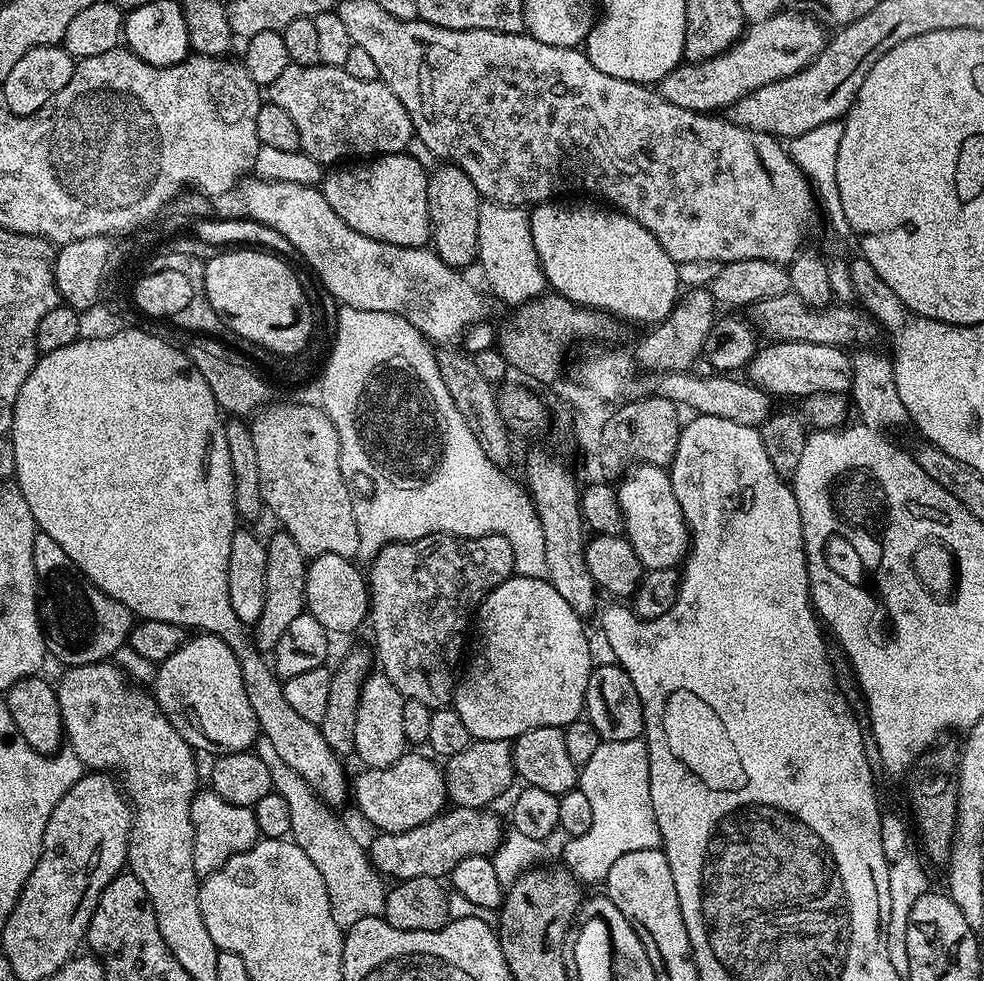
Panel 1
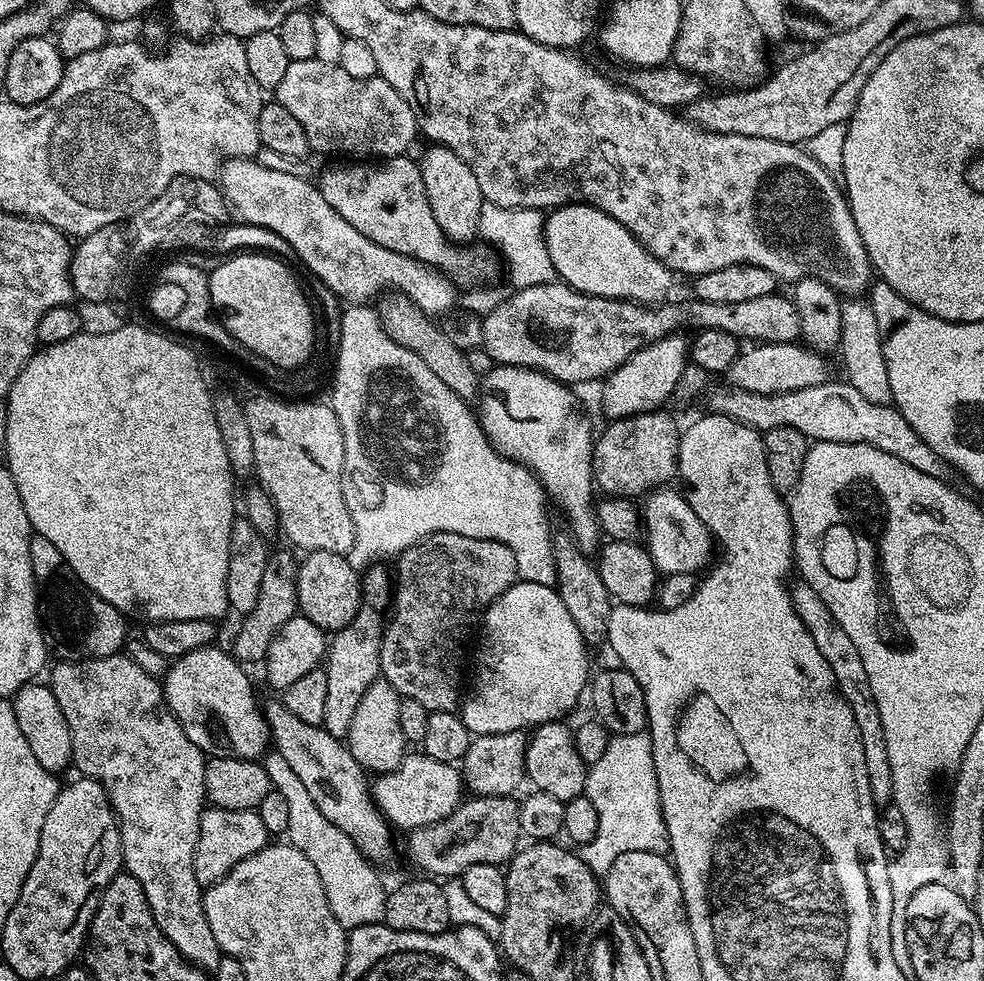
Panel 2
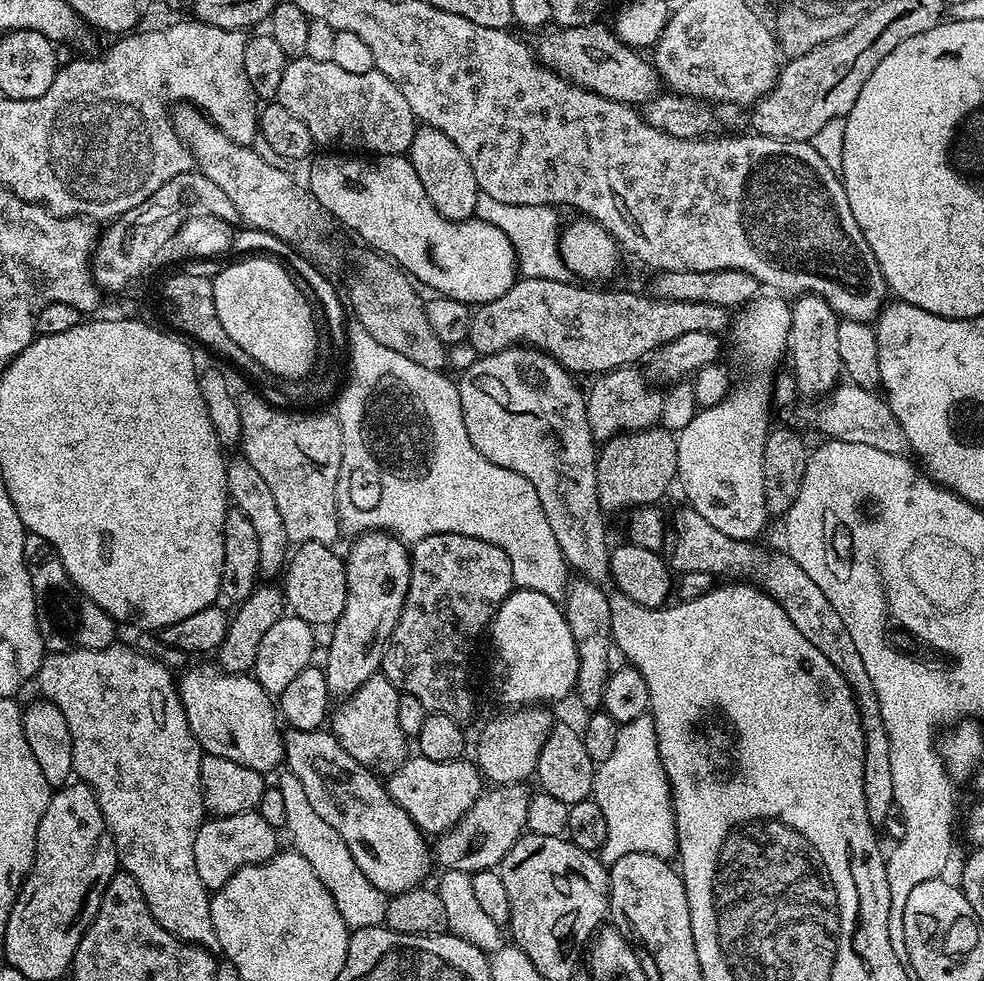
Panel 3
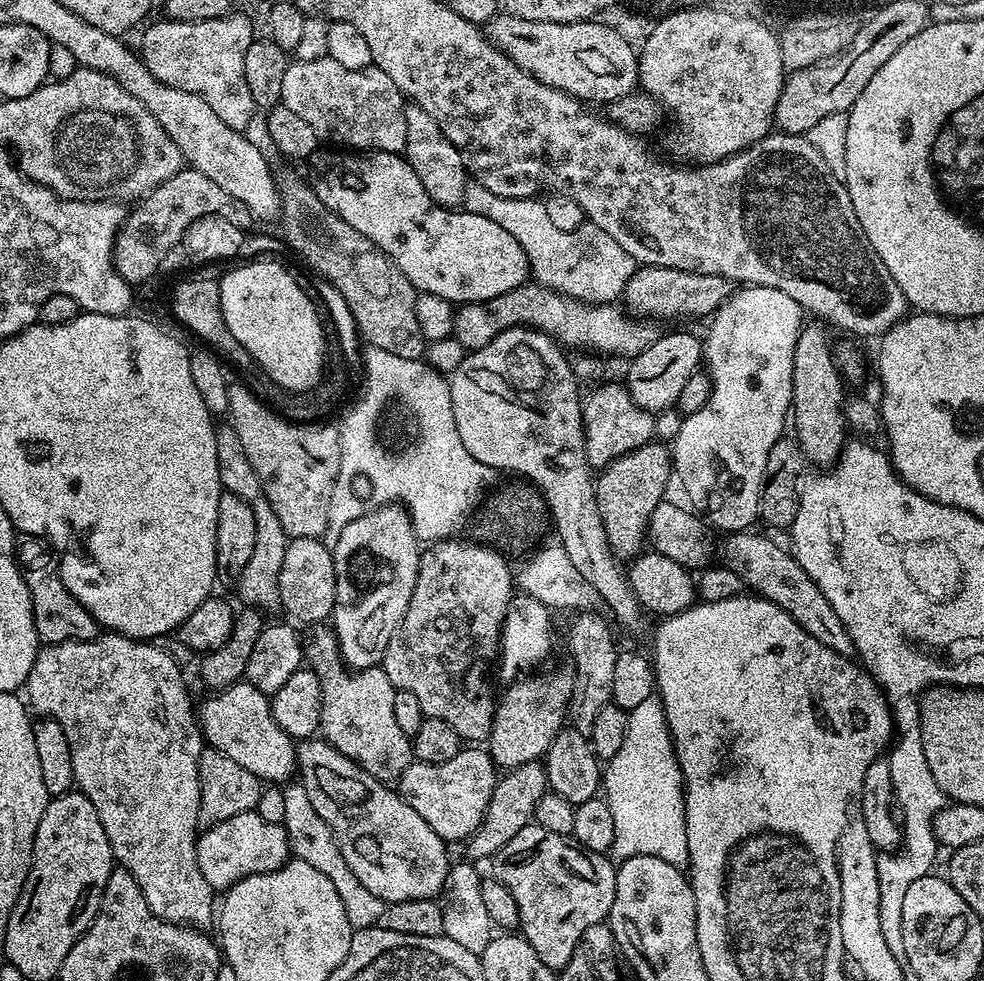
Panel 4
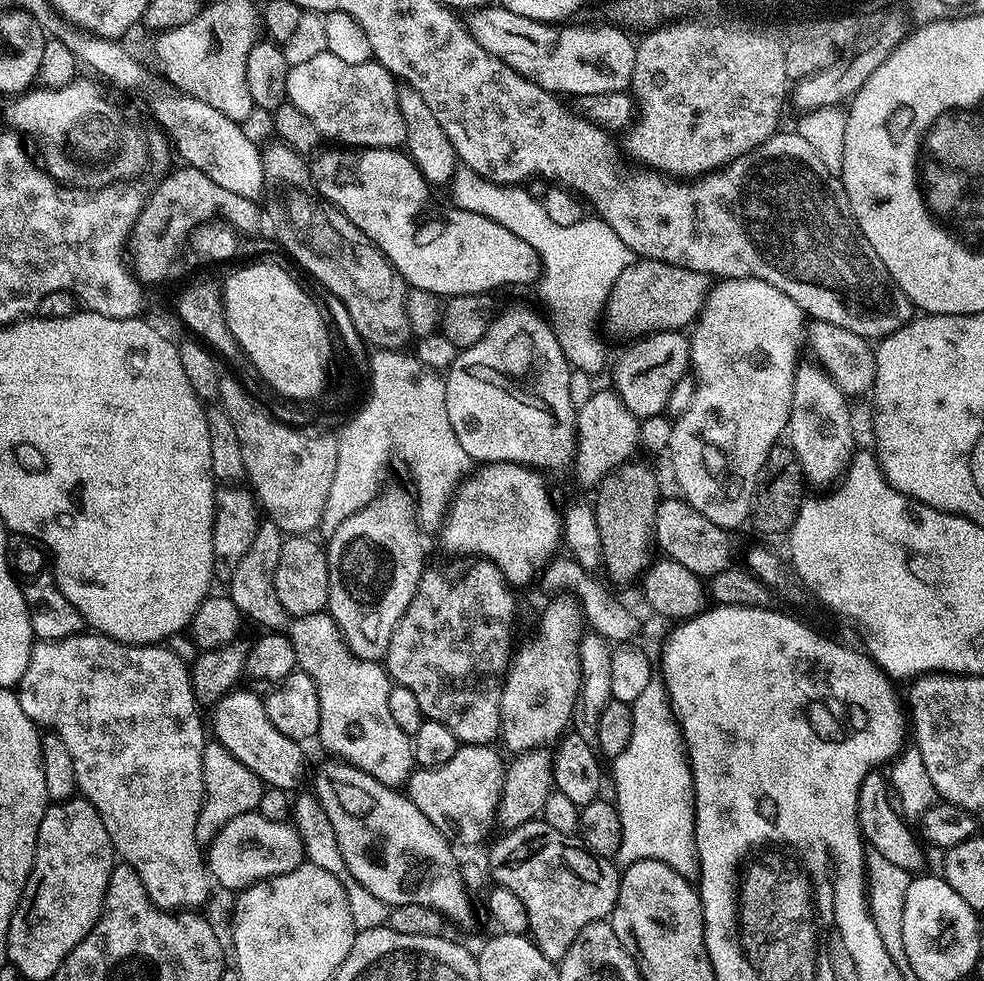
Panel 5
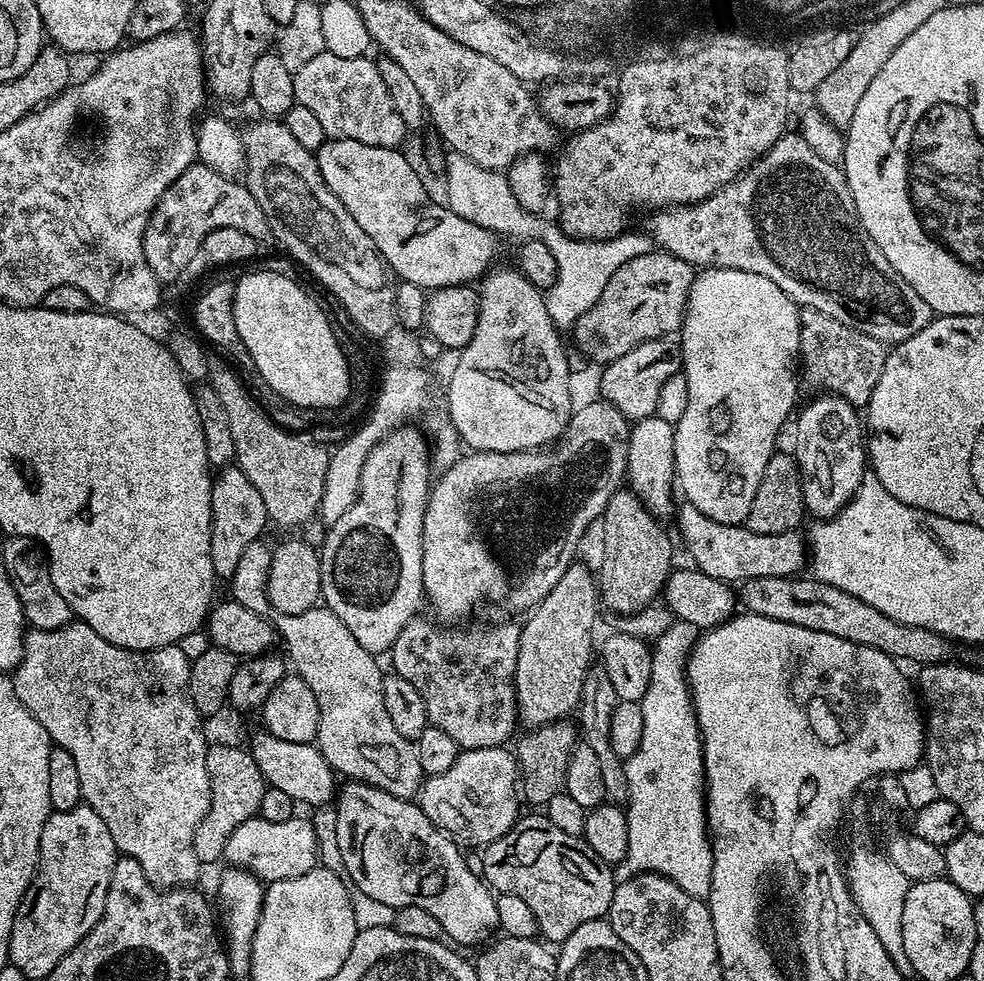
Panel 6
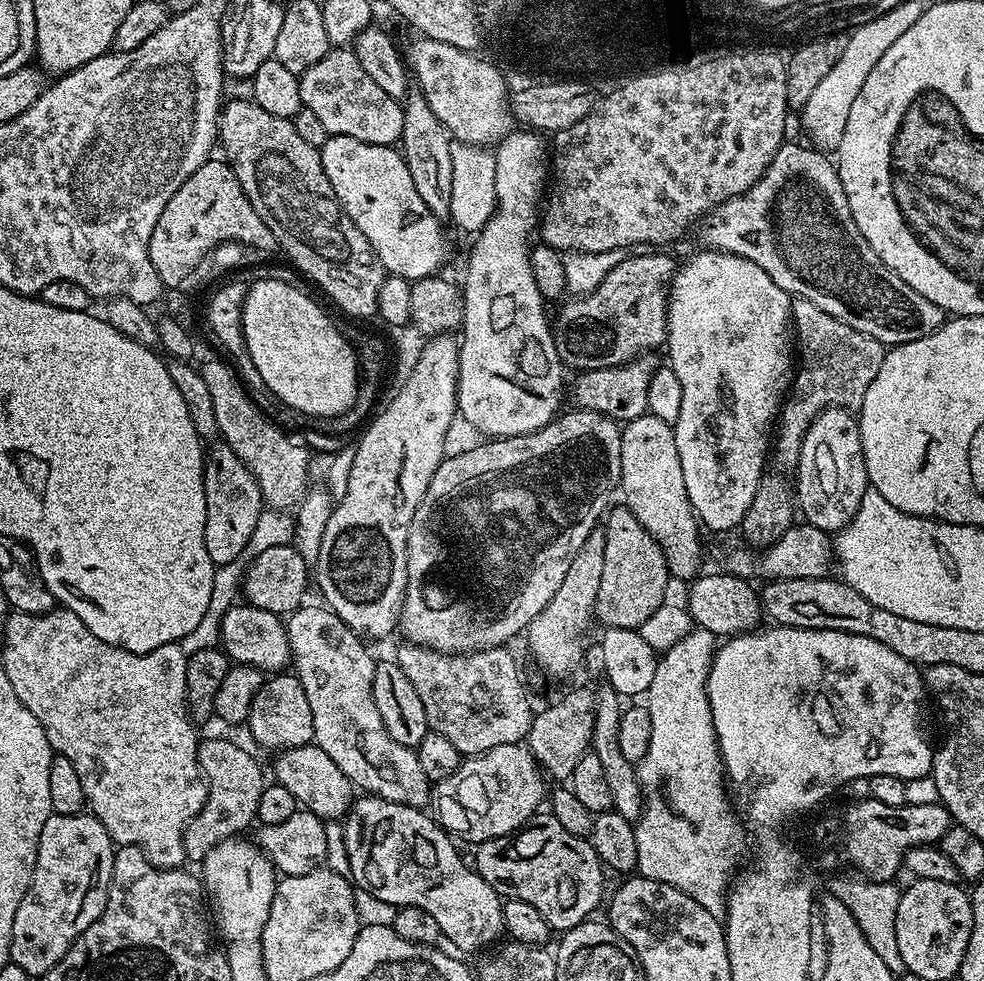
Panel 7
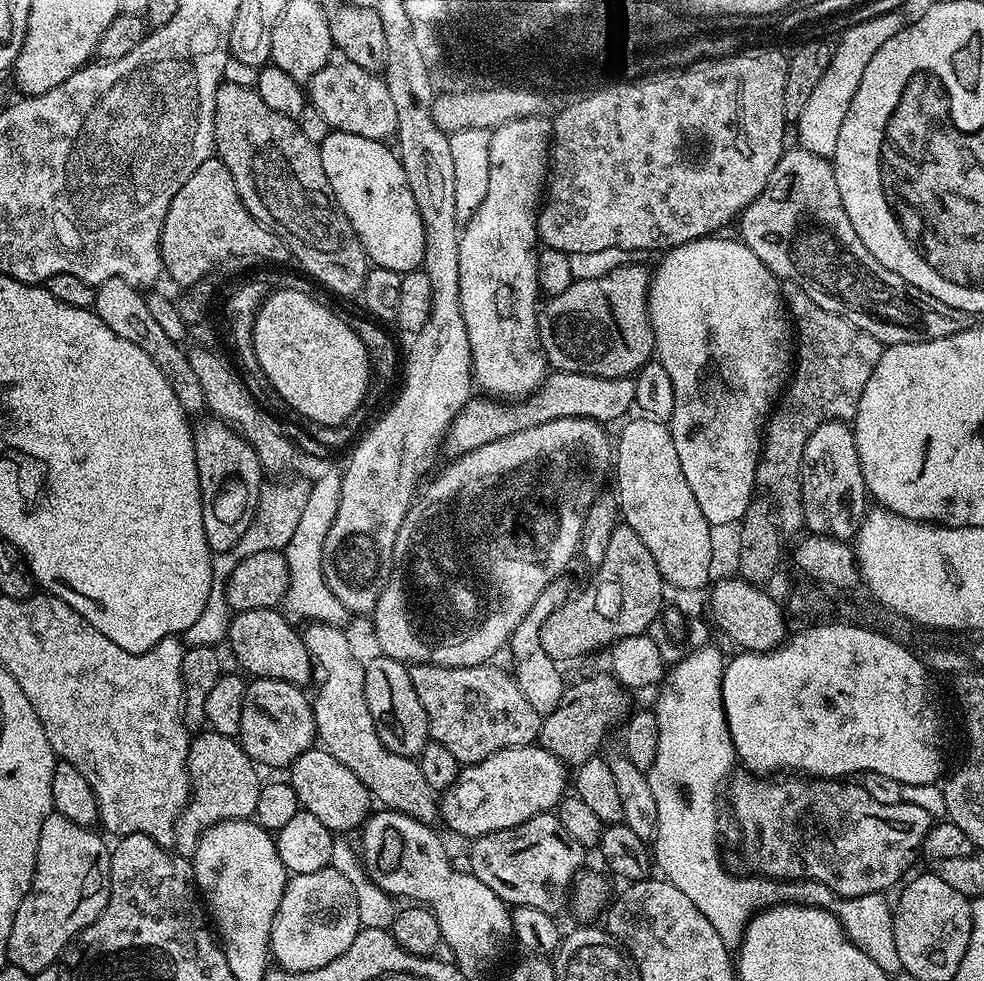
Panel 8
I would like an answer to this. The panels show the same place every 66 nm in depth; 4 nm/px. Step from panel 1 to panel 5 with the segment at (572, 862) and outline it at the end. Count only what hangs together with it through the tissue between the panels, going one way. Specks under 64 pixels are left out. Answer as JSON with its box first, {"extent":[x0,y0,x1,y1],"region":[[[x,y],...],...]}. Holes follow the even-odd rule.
{"extent":[610,675,700,878],"region":[[[652,675],[650,683],[634,701],[634,734],[622,754],[611,761],[610,784],[616,787],[614,803],[622,818],[622,846],[614,860],[617,865],[627,866],[635,860],[657,860],[666,862],[670,870],[689,878],[700,871],[700,859],[696,849],[696,795],[692,781],[692,768],[688,765],[688,749],[684,747],[684,735],[680,732],[680,721],[672,712],[672,701],[668,699],[668,687],[659,675]]]}

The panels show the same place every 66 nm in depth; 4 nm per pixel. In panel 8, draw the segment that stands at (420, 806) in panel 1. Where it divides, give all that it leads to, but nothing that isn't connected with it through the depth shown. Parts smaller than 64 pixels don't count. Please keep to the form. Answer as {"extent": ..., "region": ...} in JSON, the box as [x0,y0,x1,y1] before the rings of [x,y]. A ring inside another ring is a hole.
{"extent":[439,746,569,836],"region":[[[518,746],[498,750],[482,762],[461,767],[454,786],[439,797],[439,817],[448,823],[450,831],[460,836],[485,836],[518,826],[540,812],[552,812],[569,788],[569,769],[564,761],[545,748]]]}

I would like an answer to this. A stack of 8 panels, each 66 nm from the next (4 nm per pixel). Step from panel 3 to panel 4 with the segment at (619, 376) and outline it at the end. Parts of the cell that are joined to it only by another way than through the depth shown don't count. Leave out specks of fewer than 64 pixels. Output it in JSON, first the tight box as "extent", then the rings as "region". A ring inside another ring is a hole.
{"extent":[583,383,653,470],"region":[[[623,383],[604,384],[593,390],[583,401],[584,438],[588,449],[588,462],[593,469],[599,470],[610,462],[614,462],[622,454],[649,443],[653,439],[653,413],[645,412],[643,408],[632,401],[627,387]]]}

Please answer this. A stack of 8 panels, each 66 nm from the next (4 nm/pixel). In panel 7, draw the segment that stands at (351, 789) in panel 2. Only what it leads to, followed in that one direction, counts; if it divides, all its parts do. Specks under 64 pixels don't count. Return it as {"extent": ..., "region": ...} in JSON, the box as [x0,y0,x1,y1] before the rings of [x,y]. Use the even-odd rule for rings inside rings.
{"extent":[343,795,504,952],"region":[[[361,795],[343,817],[346,854],[350,858],[350,877],[361,892],[368,892],[382,902],[397,906],[418,906],[438,922],[440,935],[456,948],[472,952],[504,932],[502,897],[480,876],[475,868],[463,865],[461,849],[456,849],[453,837],[445,832],[427,811],[401,804],[391,804],[377,796]]]}

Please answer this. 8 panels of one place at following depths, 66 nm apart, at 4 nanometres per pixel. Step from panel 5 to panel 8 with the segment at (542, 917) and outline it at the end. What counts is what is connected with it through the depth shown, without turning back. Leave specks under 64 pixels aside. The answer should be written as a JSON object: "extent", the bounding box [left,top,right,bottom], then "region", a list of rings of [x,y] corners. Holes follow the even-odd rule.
{"extent":[471,812,586,914],"region":[[[540,812],[513,828],[477,836],[471,844],[472,875],[490,886],[505,904],[518,908],[530,906],[553,914],[560,914],[563,908],[565,911],[570,889],[585,867],[586,850],[562,827],[559,815],[552,812]]]}

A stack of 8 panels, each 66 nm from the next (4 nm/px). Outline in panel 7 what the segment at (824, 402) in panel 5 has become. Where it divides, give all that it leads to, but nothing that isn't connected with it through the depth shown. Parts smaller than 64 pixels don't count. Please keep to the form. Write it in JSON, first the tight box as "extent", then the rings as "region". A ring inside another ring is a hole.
{"extent":[794,408,870,534],"region":[[[827,408],[818,413],[802,438],[802,454],[794,475],[794,499],[799,515],[818,526],[818,530],[829,534],[841,532],[858,512],[862,494],[870,491],[857,417],[845,408]]]}

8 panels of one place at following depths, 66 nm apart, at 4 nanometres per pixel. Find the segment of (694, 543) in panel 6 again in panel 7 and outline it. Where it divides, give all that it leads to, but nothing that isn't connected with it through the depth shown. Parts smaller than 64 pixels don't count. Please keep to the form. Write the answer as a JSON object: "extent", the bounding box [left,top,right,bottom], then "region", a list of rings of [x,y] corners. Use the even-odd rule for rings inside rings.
{"extent":[723,522,834,581],"region":[[[794,522],[767,548],[753,550],[751,547],[732,548],[724,556],[723,571],[730,576],[741,576],[751,581],[752,576],[761,576],[761,581],[785,580],[786,578],[822,578],[829,575],[834,564],[834,540],[829,533],[807,522]]]}

